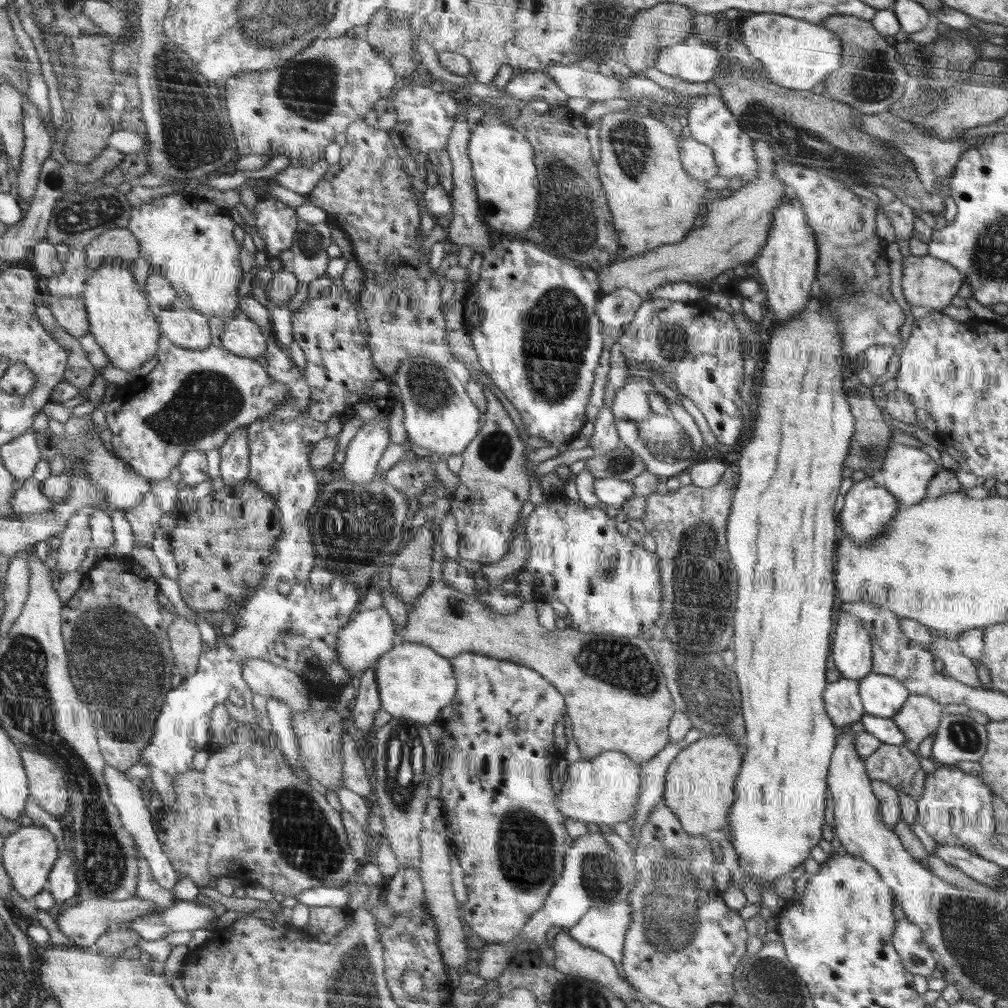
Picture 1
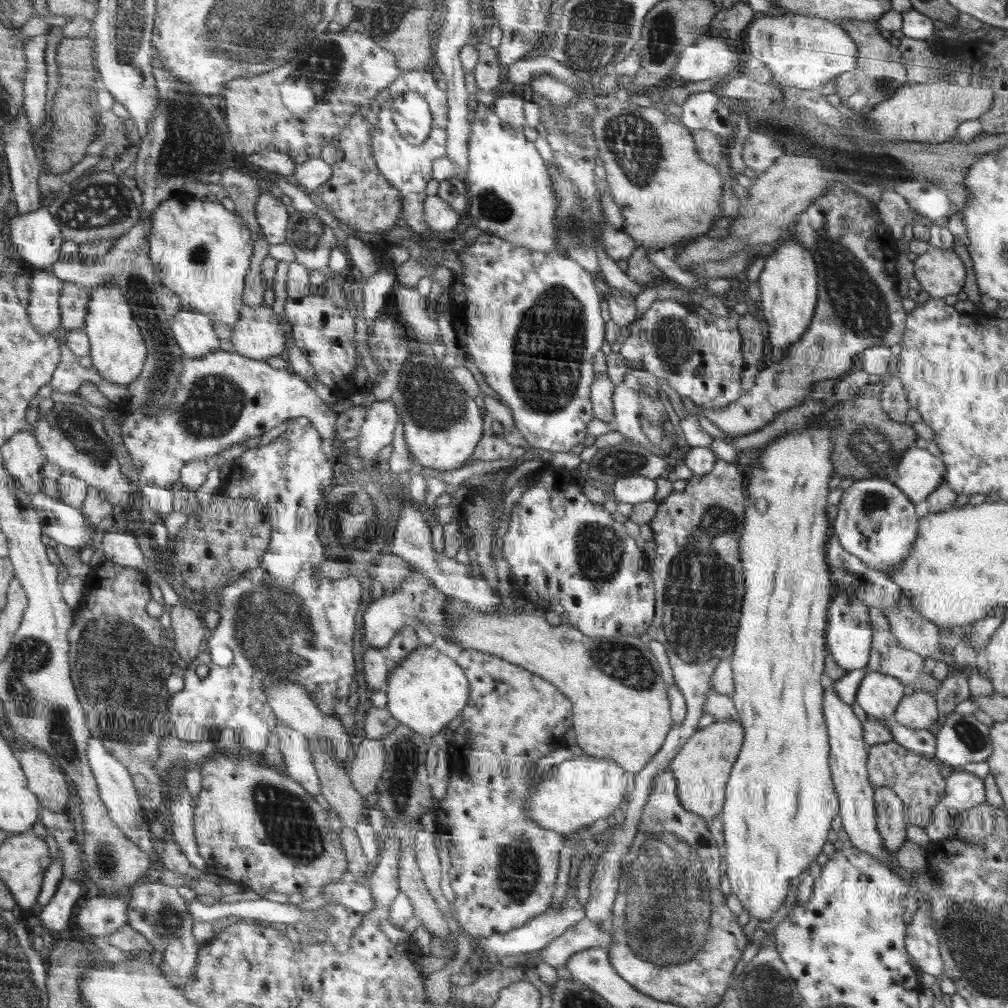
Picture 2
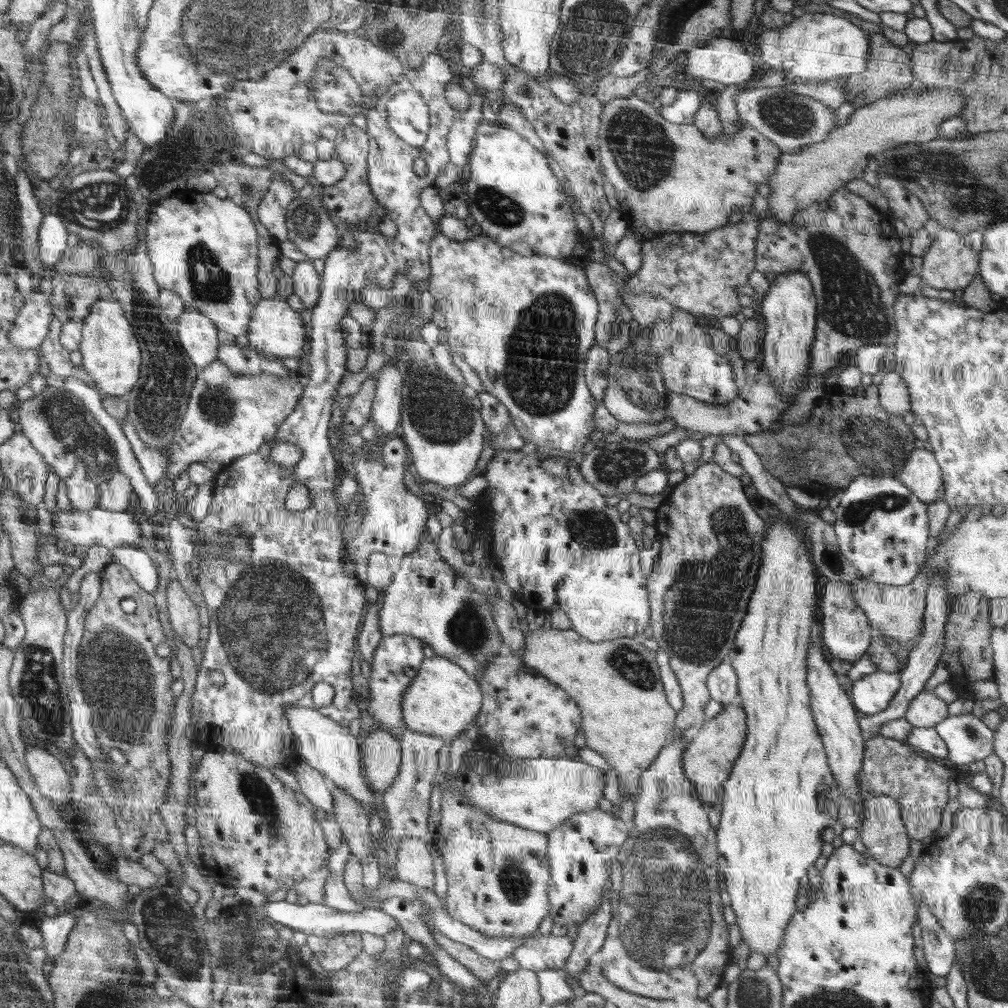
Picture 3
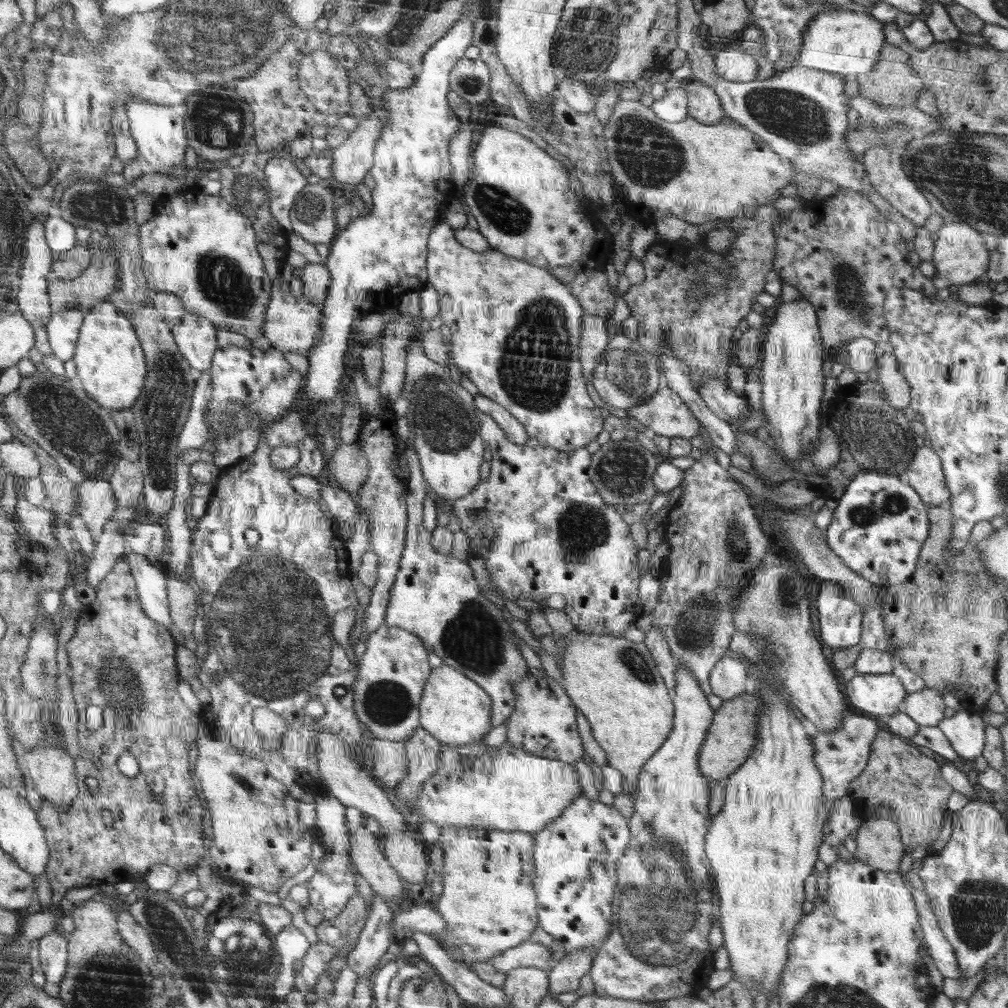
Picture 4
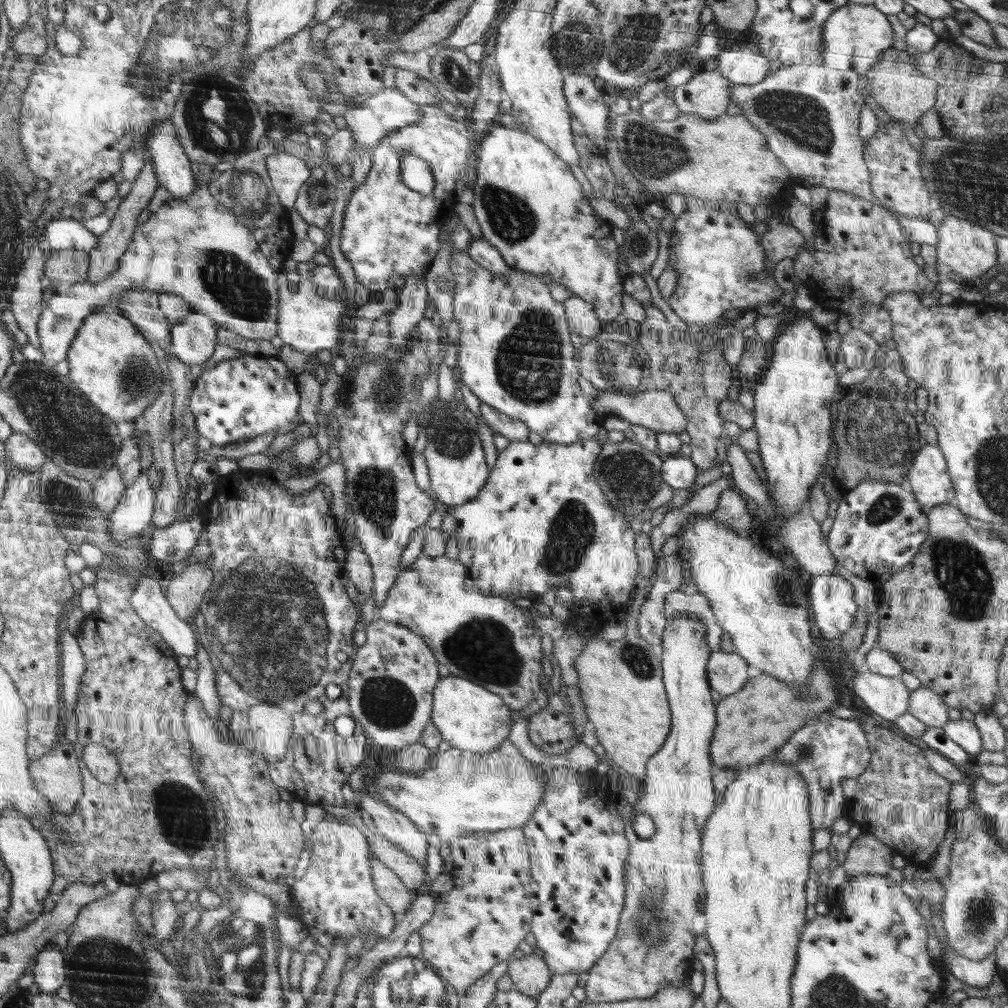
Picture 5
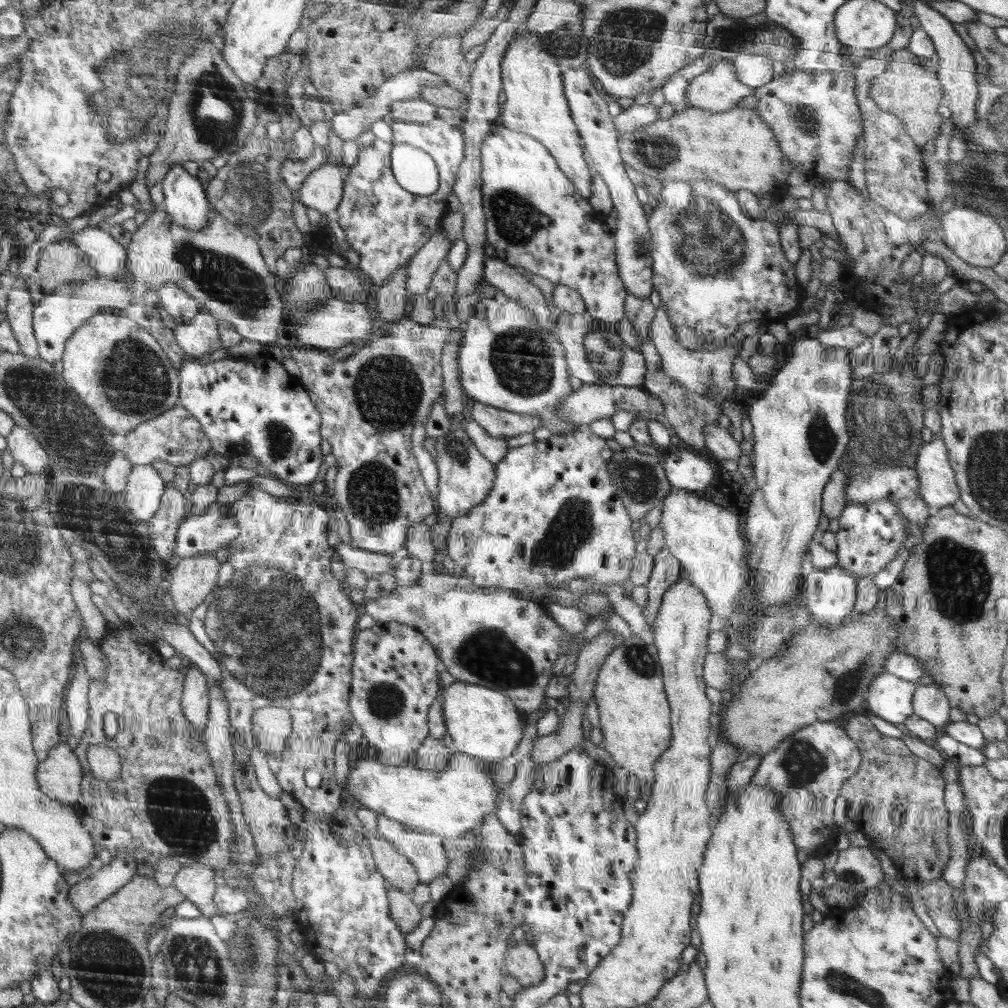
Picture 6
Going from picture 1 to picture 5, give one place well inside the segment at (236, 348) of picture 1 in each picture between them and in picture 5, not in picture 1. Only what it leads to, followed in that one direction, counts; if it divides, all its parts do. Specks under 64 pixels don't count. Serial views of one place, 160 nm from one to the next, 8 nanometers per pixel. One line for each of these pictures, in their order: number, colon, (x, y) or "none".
2: (252, 337)
3: (276, 329)
4: (292, 324)
5: (308, 323)

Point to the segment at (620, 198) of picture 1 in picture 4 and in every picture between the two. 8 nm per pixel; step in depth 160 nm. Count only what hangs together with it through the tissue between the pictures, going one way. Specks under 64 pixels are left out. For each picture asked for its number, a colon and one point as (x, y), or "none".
2: (665, 192)
3: (668, 177)
4: (700, 173)

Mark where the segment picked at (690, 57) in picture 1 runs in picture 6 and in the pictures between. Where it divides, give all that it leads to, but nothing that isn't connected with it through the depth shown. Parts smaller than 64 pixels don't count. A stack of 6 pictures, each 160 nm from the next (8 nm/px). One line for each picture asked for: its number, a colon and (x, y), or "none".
2: (710, 58)
3: (725, 61)
4: (732, 64)
5: (741, 66)
6: (754, 72)

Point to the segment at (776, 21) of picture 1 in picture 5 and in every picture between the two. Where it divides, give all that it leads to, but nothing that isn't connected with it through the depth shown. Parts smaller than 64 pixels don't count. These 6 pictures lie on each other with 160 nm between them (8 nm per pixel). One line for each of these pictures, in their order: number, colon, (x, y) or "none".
2: (804, 52)
3: (816, 47)
4: (842, 42)
5: (855, 36)

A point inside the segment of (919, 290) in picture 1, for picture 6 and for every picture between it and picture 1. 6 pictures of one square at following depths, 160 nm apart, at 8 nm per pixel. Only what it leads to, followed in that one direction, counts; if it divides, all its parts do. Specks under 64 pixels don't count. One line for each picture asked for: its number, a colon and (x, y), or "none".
2: (939, 272)
3: (950, 264)
4: (960, 257)
5: (963, 248)
6: (977, 238)

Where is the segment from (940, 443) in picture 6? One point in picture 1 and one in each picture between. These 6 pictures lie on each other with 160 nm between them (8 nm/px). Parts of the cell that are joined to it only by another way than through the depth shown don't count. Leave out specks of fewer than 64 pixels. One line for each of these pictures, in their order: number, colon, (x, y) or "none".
1: (907, 470)
2: (919, 473)
3: (922, 474)
4: (925, 474)
5: (931, 485)

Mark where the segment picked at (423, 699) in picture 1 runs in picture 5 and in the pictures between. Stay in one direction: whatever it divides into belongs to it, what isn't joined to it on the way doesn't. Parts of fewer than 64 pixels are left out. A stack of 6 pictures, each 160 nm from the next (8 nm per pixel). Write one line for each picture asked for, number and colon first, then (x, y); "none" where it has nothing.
2: (425, 691)
3: (444, 701)
4: (456, 710)
5: (469, 717)

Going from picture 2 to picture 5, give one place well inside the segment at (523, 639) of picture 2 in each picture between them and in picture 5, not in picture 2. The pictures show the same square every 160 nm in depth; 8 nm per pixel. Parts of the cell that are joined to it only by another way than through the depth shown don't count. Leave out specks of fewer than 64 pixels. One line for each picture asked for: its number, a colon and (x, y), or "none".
3: (626, 717)
4: (614, 682)
5: (621, 683)

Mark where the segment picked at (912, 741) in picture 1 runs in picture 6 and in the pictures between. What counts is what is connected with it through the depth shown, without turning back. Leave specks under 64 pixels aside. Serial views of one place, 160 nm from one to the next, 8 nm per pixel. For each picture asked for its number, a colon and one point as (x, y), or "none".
2: (919, 710)
3: (926, 710)
4: (926, 707)
5: (926, 705)
6: (929, 702)

